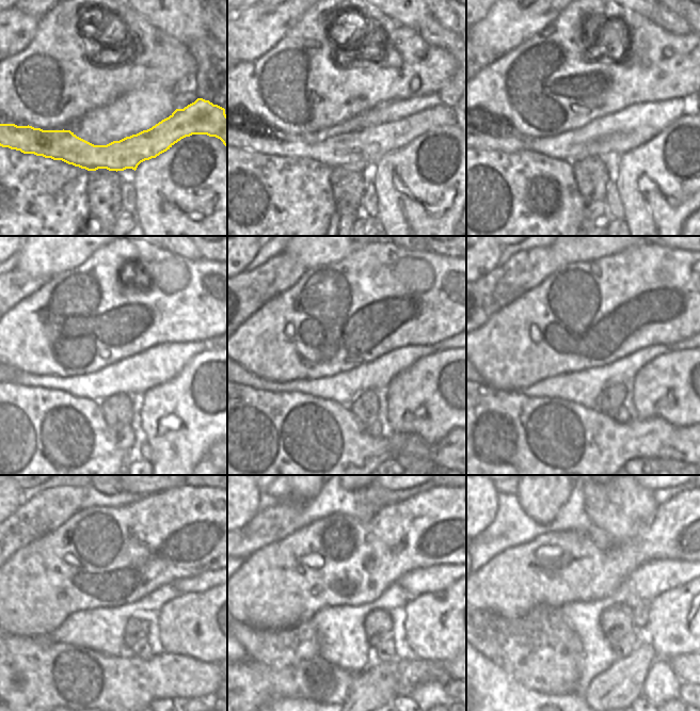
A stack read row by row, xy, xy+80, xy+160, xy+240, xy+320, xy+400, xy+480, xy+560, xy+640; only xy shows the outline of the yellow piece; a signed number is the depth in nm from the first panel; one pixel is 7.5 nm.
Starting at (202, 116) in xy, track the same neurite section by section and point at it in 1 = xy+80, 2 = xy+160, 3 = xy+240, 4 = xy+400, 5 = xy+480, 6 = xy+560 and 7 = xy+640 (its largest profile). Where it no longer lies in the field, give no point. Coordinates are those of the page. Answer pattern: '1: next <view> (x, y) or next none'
1: next xy+80 (359, 149)
2: next xy+160 (499, 136)
3: next xy+240 (10, 373)
4: next none
5: next none
6: next none
7: next none

